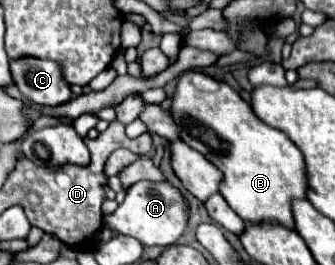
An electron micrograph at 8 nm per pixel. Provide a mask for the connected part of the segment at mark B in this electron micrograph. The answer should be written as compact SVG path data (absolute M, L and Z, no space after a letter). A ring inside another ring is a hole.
M191 70L179 76L177 90L173 94L171 114L175 118L175 124L179 126L181 140L201 152L209 162L213 162L223 172L223 184L221 184L221 196L227 200L227 204L249 224L279 224L289 230L295 228L291 204L293 200L305 200L307 198L307 170L303 162L303 154L299 148L283 136L279 130L267 126L261 122L249 104L225 82L217 82L215 78Z

